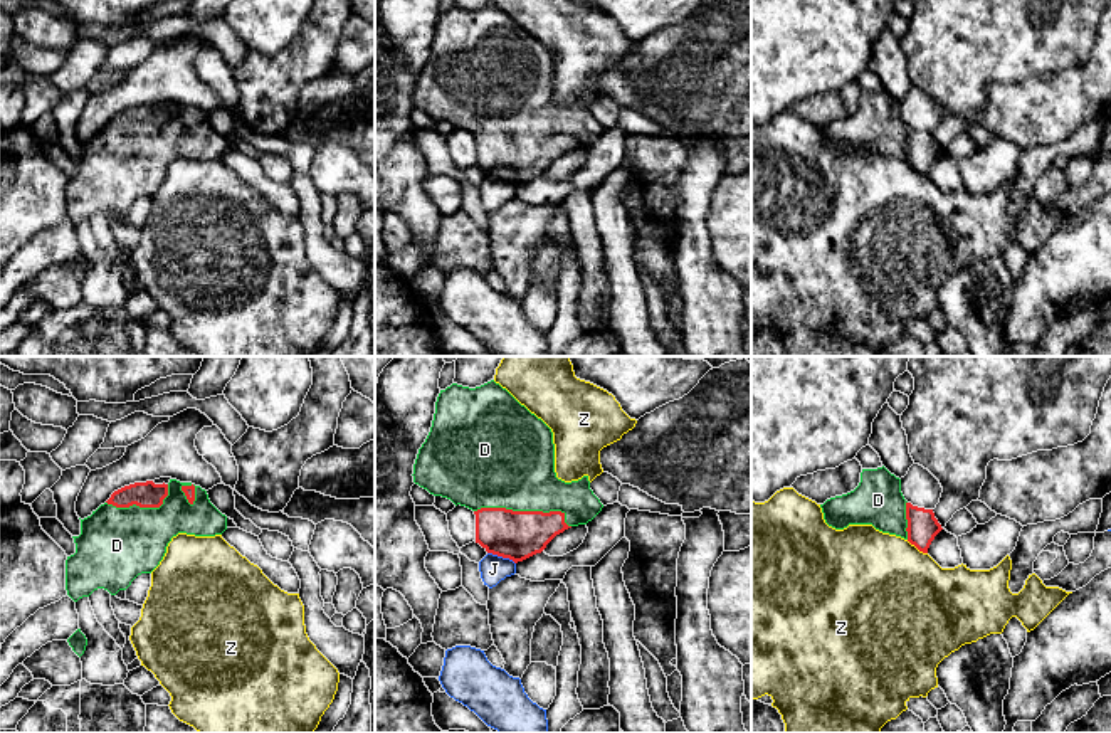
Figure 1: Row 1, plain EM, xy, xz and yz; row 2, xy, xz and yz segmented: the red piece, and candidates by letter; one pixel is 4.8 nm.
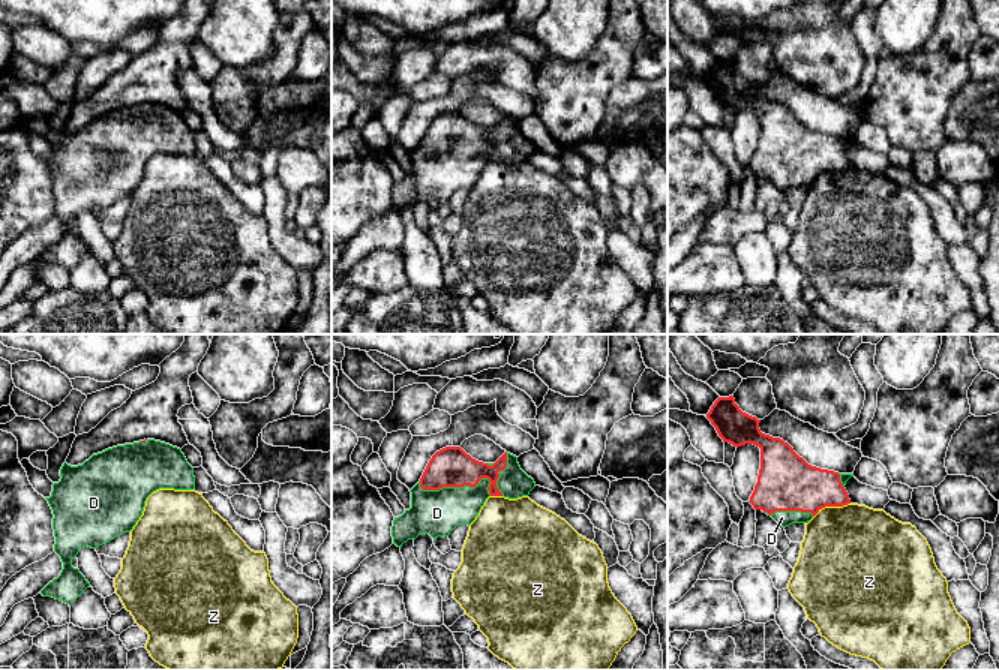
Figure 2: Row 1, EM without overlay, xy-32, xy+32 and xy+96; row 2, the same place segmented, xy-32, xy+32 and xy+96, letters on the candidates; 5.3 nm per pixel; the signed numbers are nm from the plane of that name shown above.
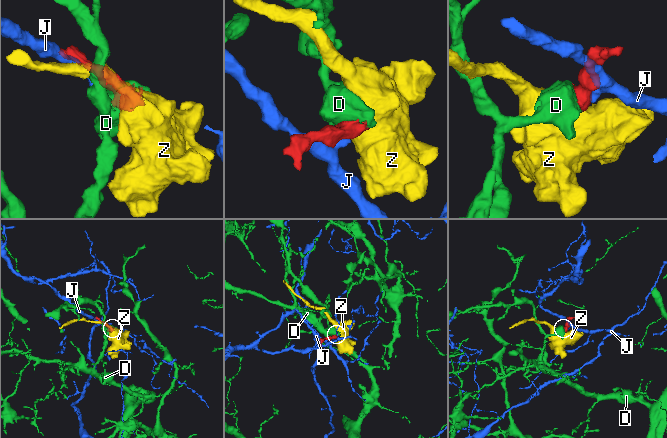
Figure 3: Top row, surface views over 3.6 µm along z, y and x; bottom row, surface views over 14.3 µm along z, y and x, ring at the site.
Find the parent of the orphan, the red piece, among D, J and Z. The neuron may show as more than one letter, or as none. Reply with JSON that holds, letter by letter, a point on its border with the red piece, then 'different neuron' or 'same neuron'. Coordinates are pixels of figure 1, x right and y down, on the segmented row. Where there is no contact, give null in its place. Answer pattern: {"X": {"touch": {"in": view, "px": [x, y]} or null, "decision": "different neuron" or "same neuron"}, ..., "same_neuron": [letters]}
{"D": {"touch": {"in": "xz", "px": [525, 511]}, "decision": "same neuron"}, "J": {"touch": {"in": "xz", "px": [501, 555]}, "decision": "different neuron"}, "Z": {"touch": {"in": "yz", "px": [916, 547]}, "decision": "different neuron"}, "same_neuron": ["D"]}

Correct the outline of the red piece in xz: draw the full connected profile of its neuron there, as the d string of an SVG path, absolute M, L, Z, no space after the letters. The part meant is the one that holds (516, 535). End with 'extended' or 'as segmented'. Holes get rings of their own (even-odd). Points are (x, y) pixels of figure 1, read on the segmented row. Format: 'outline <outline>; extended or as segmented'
outline M494 380L476 388L452 383L440 390L432 427L419 449L412 476L413 483L430 494L472 509L476 543L487 553L509 558L514 563L541 553L556 535L571 526L587 525L603 508L590 489L588 476L571 483L556 477L551 429Z; extended

